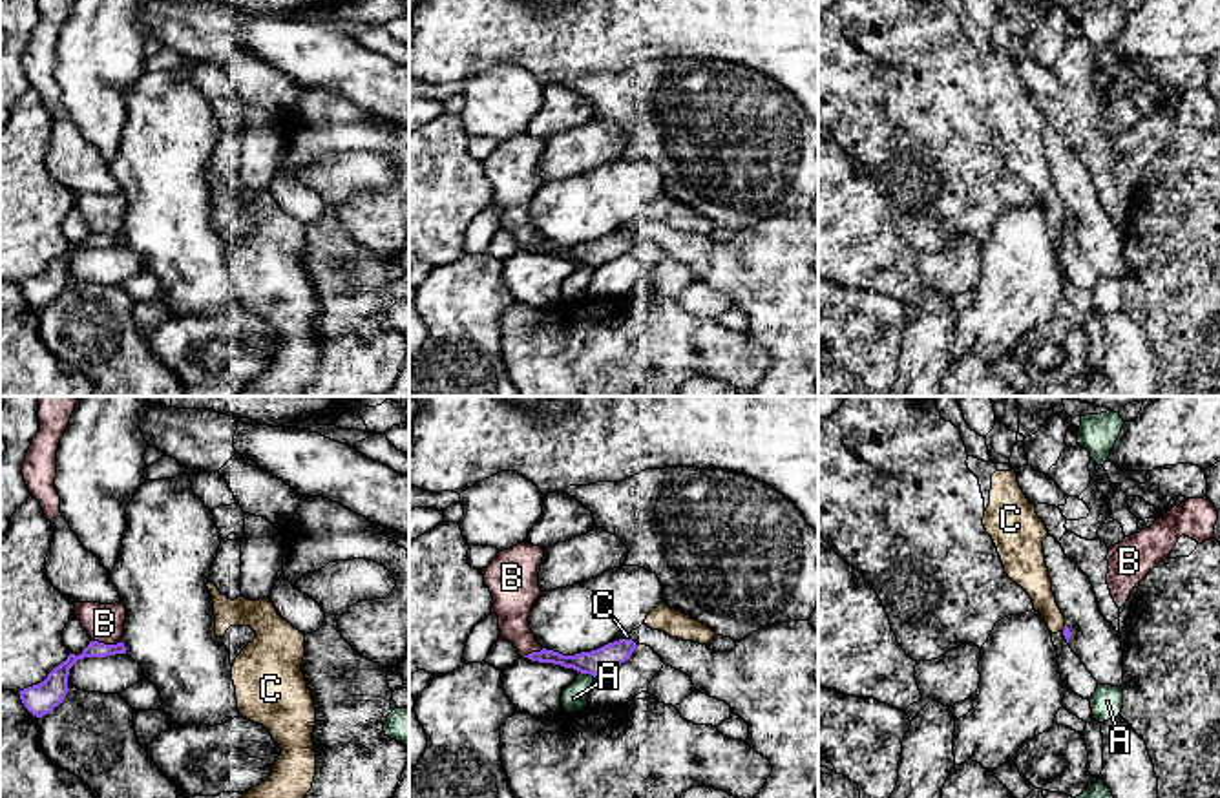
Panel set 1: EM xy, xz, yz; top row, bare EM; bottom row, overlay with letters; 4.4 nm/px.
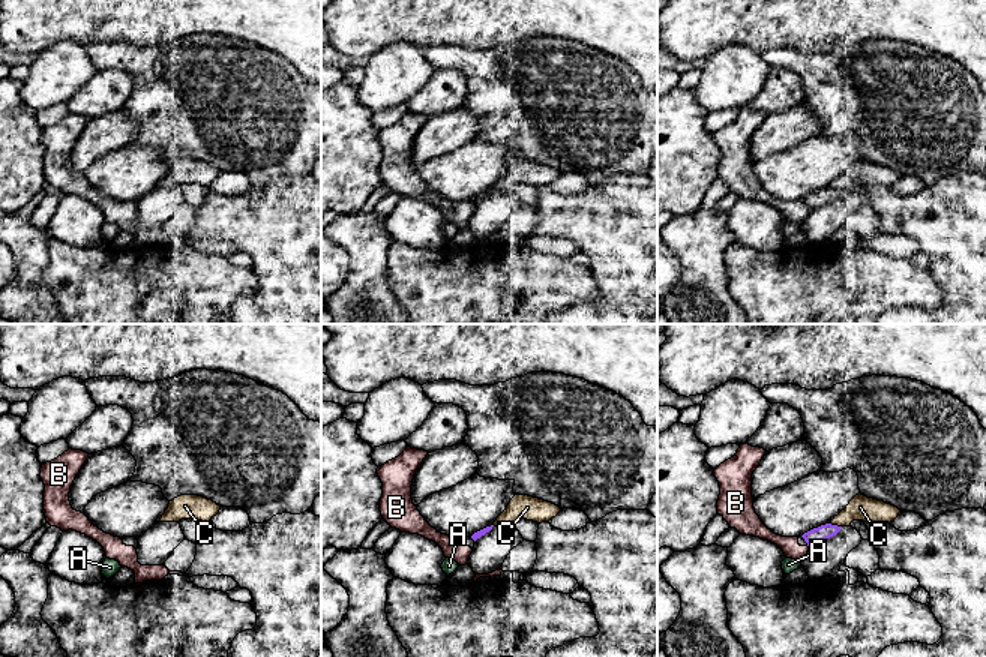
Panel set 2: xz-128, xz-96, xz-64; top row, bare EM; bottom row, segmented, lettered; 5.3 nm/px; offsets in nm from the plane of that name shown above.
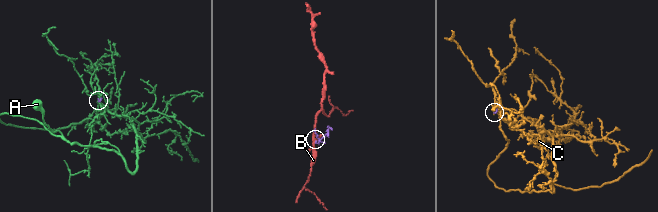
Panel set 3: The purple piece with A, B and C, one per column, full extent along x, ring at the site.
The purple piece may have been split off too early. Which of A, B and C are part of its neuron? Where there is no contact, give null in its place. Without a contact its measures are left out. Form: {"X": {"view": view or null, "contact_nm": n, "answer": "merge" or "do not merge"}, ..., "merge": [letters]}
{"A": {"view": "xz", "contact_nm": 70, "answer": "do not merge"}, "B": {"view": "xy", "contact_nm": 140, "answer": "do not merge"}, "C": {"view": "xz", "contact_nm": 30, "answer": "do not merge"}, "merge": []}

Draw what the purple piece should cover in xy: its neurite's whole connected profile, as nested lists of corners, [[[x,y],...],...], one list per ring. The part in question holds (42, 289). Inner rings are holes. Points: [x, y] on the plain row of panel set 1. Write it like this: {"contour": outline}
{"contour": [[[89,232],[89,236],[79,245],[69,245],[66,252],[55,257],[47,268],[33,278],[20,281],[20,290],[24,298],[37,309],[49,305],[58,298],[68,285],[68,267],[69,259],[84,248],[106,248],[115,245],[126,245],[124,234],[104,236],[99,232]]]}

